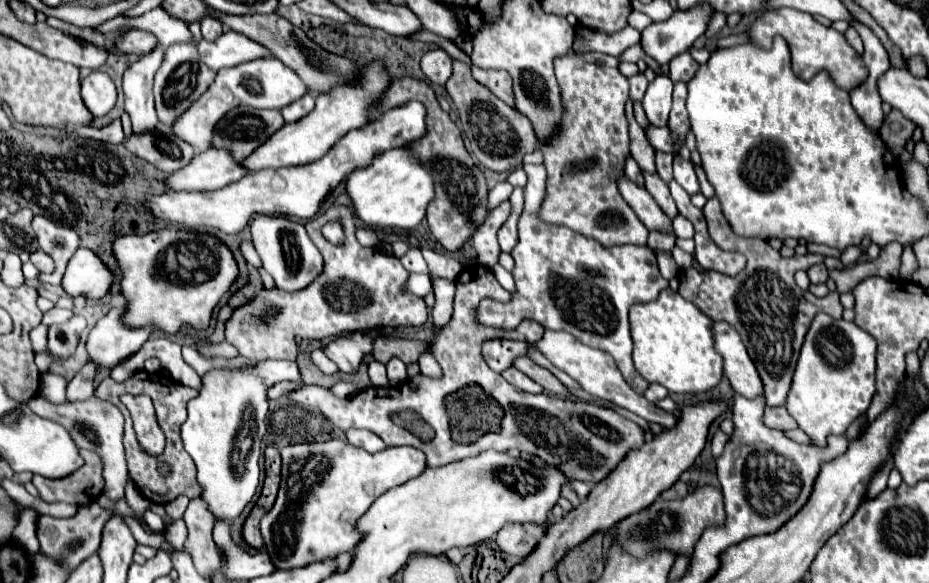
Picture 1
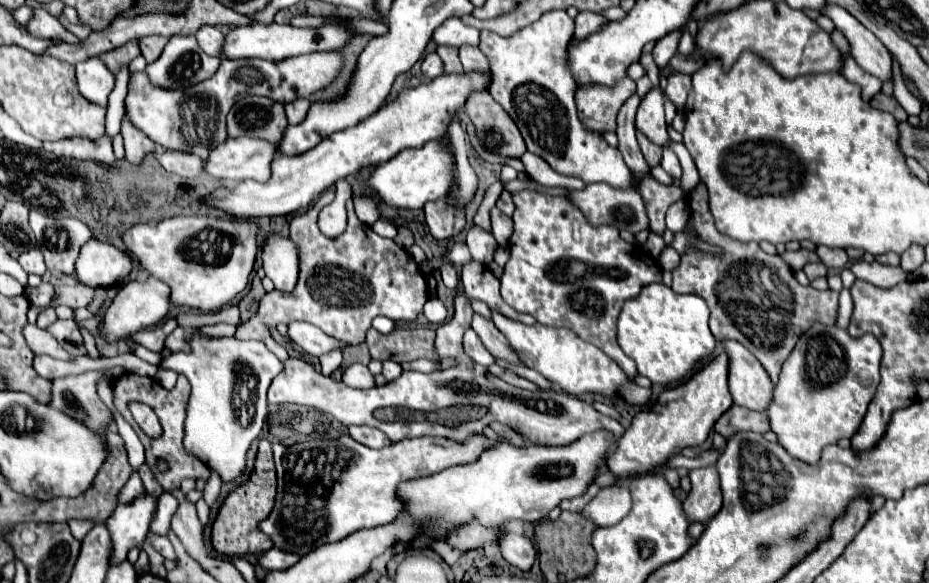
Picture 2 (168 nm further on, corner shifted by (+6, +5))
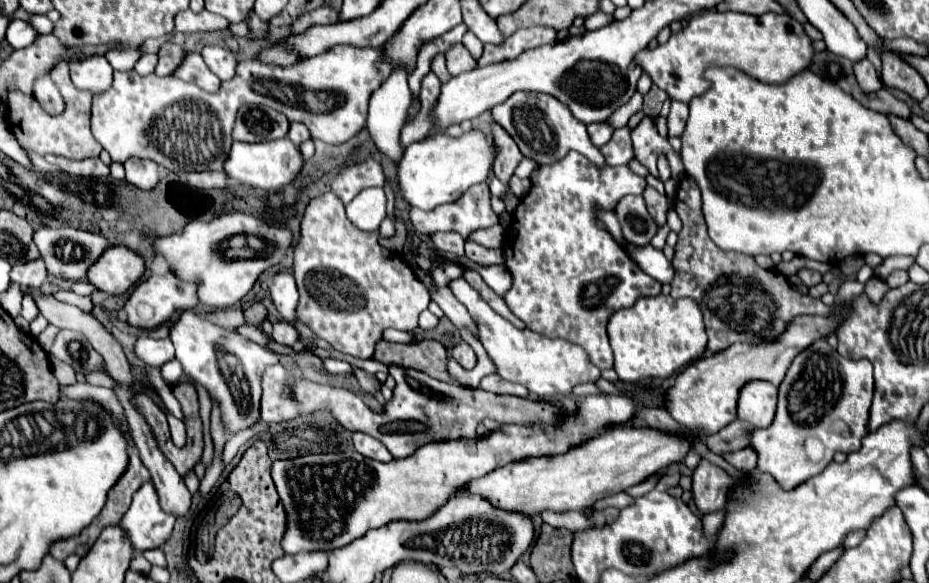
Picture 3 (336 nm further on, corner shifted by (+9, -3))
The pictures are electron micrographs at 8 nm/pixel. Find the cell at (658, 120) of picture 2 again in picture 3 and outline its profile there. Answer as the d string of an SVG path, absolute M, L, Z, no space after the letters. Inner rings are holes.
M644 117L640 121L640 125L632 131L632 147L634 147L634 159L638 159L648 171L650 175L658 177L658 169L656 169L656 159L664 153L670 161L672 167L672 179L678 181L684 175L684 167L680 161L680 155L674 153L674 149L670 147L668 139L660 137L656 131L656 125L650 117Z

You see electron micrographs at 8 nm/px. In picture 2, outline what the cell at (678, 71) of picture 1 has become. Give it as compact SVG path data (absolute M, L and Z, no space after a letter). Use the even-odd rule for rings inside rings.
M669 71L665 93L679 111L685 107L685 99L687 99L689 89L691 89L691 75L685 75L679 71Z

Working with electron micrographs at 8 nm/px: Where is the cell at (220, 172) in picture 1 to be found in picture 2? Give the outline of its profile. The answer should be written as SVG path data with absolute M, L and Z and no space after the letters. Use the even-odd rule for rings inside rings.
M237 137L227 139L221 147L215 147L209 157L205 159L203 171L211 177L223 181L267 181L271 175L269 163L277 151L275 143L251 139L251 137Z

